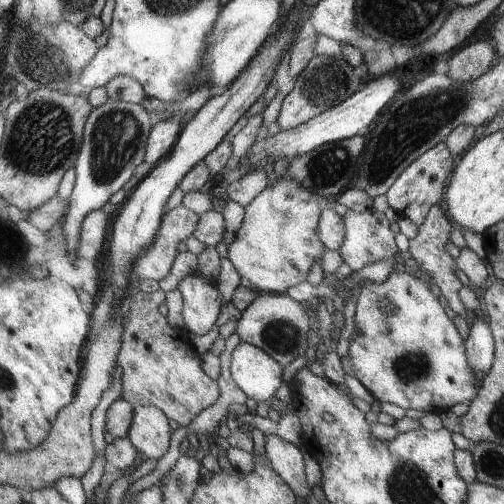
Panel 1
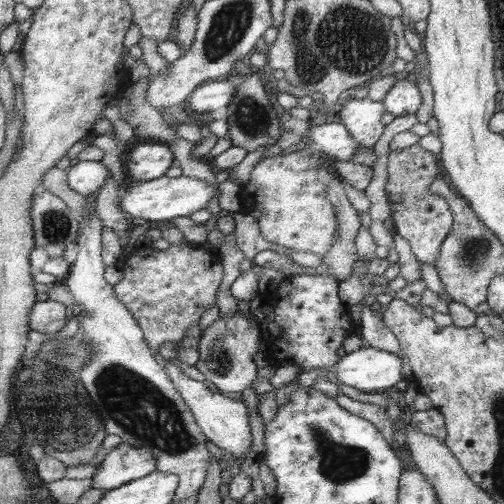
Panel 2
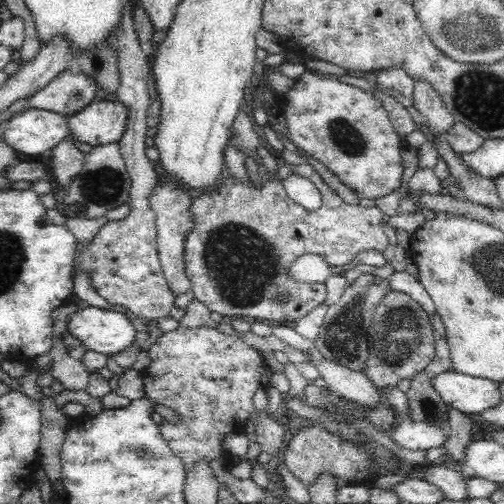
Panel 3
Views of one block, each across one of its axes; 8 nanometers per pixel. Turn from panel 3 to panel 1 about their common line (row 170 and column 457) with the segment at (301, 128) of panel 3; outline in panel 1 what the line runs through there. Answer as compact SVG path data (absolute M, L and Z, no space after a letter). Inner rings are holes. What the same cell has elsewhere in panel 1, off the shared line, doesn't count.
M397 268L381 284L361 284L349 356L357 380L379 402L391 402L403 410L445 412L455 404L471 404L483 382L483 378L471 370L467 348L463 348L455 326L429 292L427 282L401 274ZM383 298L391 302L391 312L383 310Z

